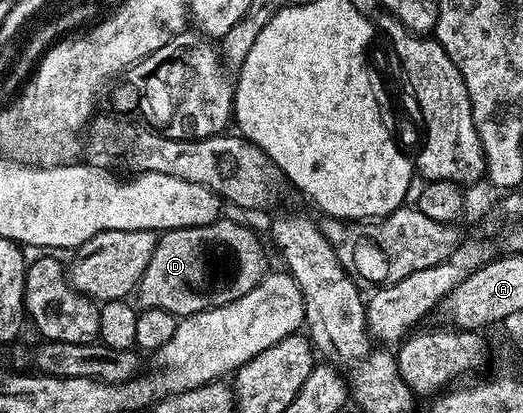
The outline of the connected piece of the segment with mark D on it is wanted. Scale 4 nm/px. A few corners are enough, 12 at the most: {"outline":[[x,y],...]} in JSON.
{"outline":[[222,216],[164,231],[135,298],[180,320],[247,296],[256,232]]}

